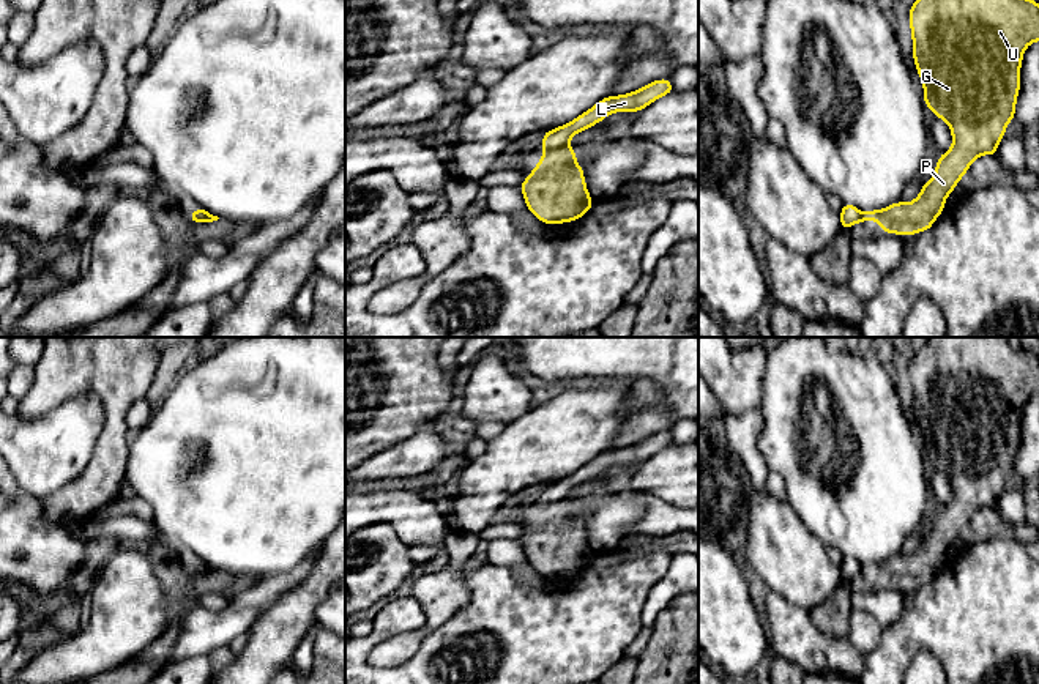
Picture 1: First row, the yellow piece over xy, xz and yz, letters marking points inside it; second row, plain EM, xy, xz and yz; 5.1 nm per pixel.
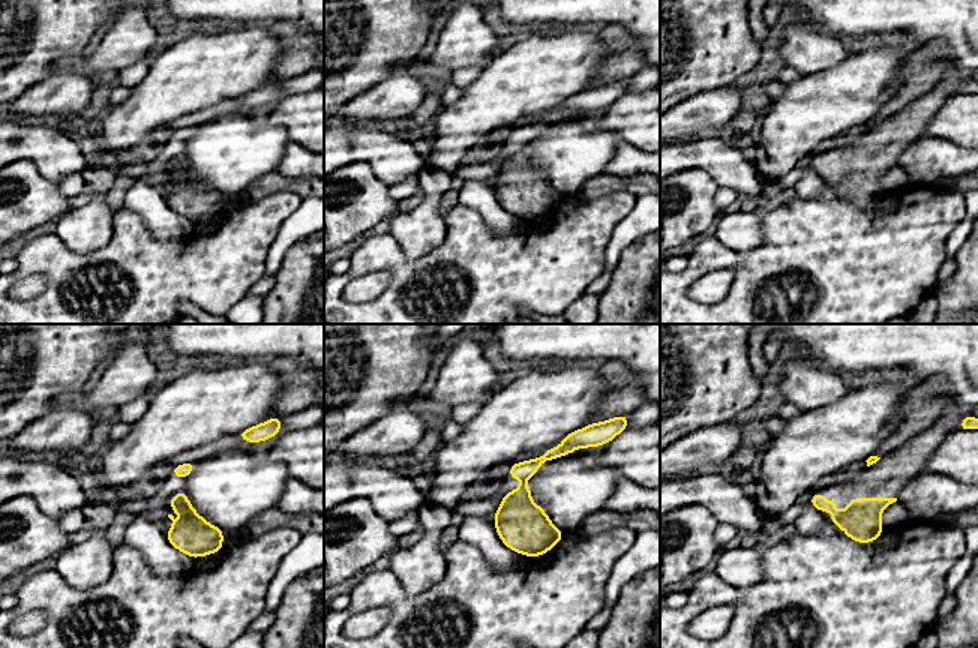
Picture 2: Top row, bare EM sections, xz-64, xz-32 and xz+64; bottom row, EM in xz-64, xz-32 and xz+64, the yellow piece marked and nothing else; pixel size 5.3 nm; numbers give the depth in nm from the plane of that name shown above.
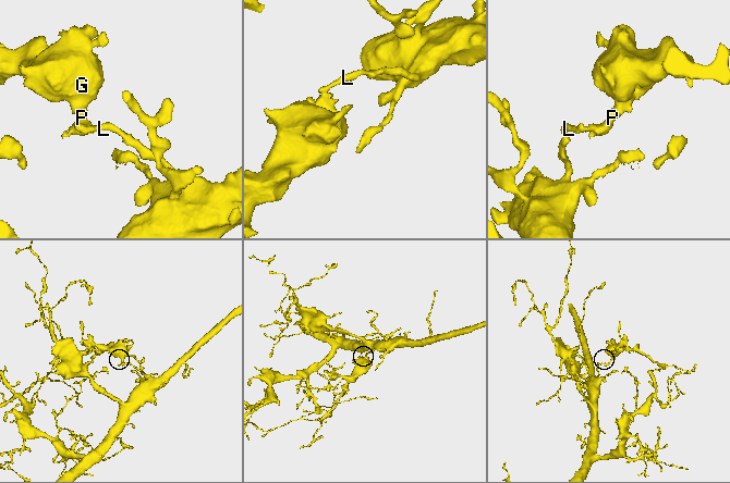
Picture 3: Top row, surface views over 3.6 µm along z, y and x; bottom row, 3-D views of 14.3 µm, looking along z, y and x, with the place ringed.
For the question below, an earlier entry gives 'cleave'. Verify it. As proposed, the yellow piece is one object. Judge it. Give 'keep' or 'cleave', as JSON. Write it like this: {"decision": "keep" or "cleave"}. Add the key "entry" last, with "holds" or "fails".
{"decision": "cleave", "entry": "holds"}

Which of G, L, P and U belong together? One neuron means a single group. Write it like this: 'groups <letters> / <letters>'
groups G P U / L

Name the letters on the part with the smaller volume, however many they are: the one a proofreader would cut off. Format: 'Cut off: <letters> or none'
Cut off: G, P, U

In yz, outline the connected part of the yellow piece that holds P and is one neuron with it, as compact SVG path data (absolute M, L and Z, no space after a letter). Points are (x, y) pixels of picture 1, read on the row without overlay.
M927 337L911 358L908 372L924 457L948 476L952 500L938 511L933 531L922 537L913 555L861 566L861 575L878 574L884 586L896 588L929 583L971 515L981 507L996 509L1006 479L1015 470L1023 405L1039 394L1039 356L1014 350L1009 337Z

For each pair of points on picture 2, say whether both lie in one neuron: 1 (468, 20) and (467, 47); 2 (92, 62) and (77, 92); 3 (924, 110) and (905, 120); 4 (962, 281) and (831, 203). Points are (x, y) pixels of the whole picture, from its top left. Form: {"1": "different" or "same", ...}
{"1": "same", "2": "different", "3": "same", "4": "different"}

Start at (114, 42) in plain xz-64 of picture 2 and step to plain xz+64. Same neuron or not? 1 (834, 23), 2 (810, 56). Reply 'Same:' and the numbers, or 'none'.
Same: 2

